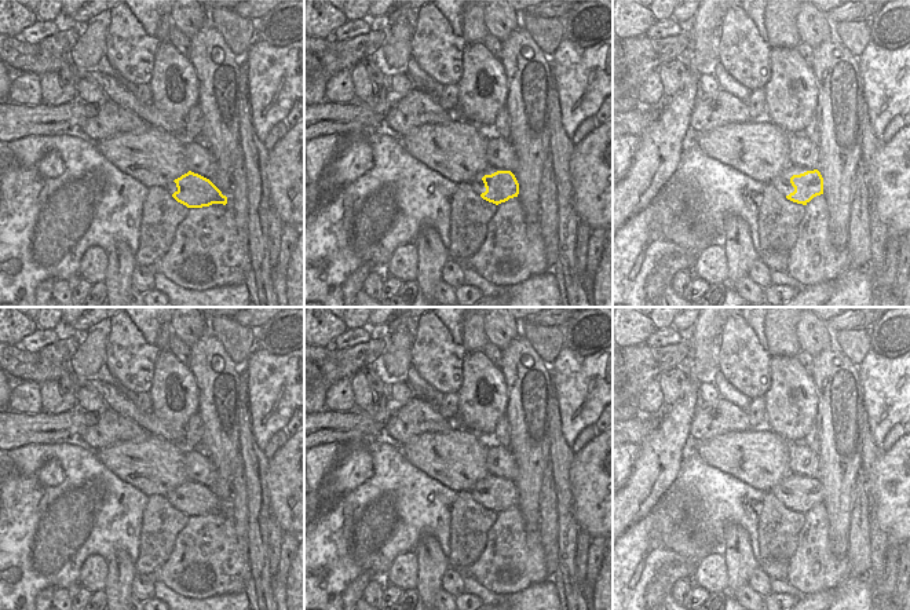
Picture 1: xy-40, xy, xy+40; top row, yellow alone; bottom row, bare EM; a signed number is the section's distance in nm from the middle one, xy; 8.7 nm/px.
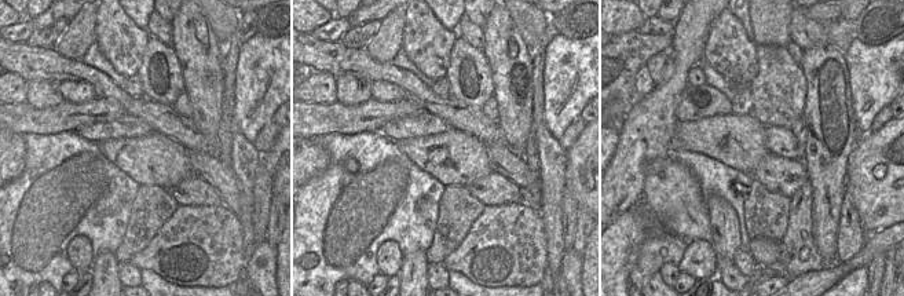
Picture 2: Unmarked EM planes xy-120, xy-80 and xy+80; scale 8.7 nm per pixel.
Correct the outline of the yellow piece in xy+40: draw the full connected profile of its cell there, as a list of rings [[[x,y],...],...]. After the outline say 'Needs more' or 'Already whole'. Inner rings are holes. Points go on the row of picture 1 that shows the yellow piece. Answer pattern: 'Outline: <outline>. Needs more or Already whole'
Outline: [[[818,169],[793,175],[790,183],[794,191],[786,198],[793,202],[807,205],[814,197],[823,194],[823,178]]]. Already whole

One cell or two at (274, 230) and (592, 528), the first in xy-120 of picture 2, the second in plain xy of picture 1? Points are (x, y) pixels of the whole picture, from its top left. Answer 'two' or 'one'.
two

